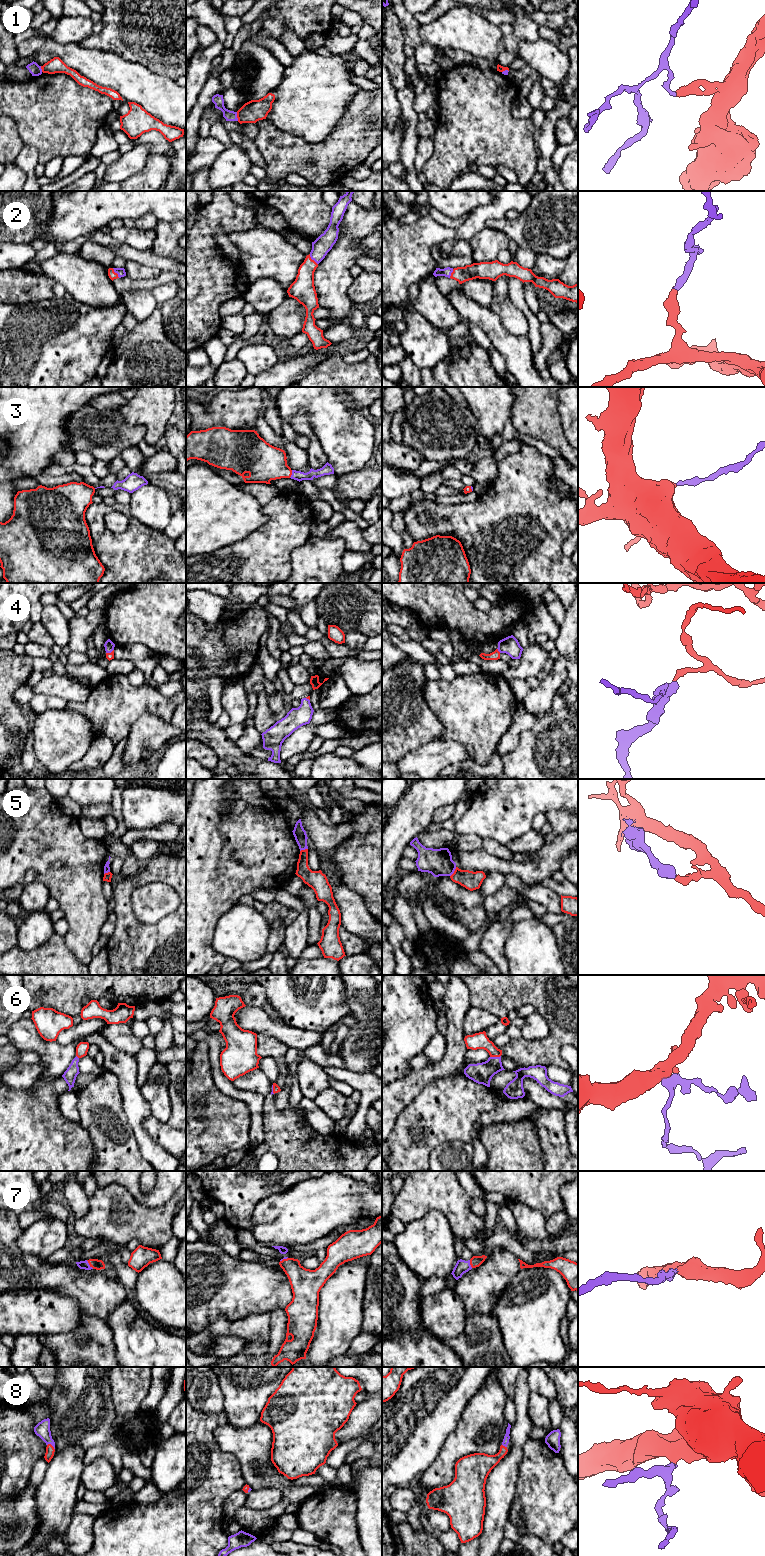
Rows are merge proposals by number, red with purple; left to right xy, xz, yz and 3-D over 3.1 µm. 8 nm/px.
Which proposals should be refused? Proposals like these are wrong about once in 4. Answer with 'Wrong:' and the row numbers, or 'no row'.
Wrong: 1, 5

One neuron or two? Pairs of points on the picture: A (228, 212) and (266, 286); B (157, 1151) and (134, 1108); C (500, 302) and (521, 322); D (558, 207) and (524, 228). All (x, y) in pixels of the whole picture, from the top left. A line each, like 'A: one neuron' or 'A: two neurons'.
A: two neurons
B: one neuron
C: one neuron
D: one neuron

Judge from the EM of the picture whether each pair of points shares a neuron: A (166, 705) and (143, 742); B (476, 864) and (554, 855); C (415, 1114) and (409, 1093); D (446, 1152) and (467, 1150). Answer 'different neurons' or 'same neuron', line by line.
A: different neurons
B: same neuron
C: different neurons
D: same neuron

